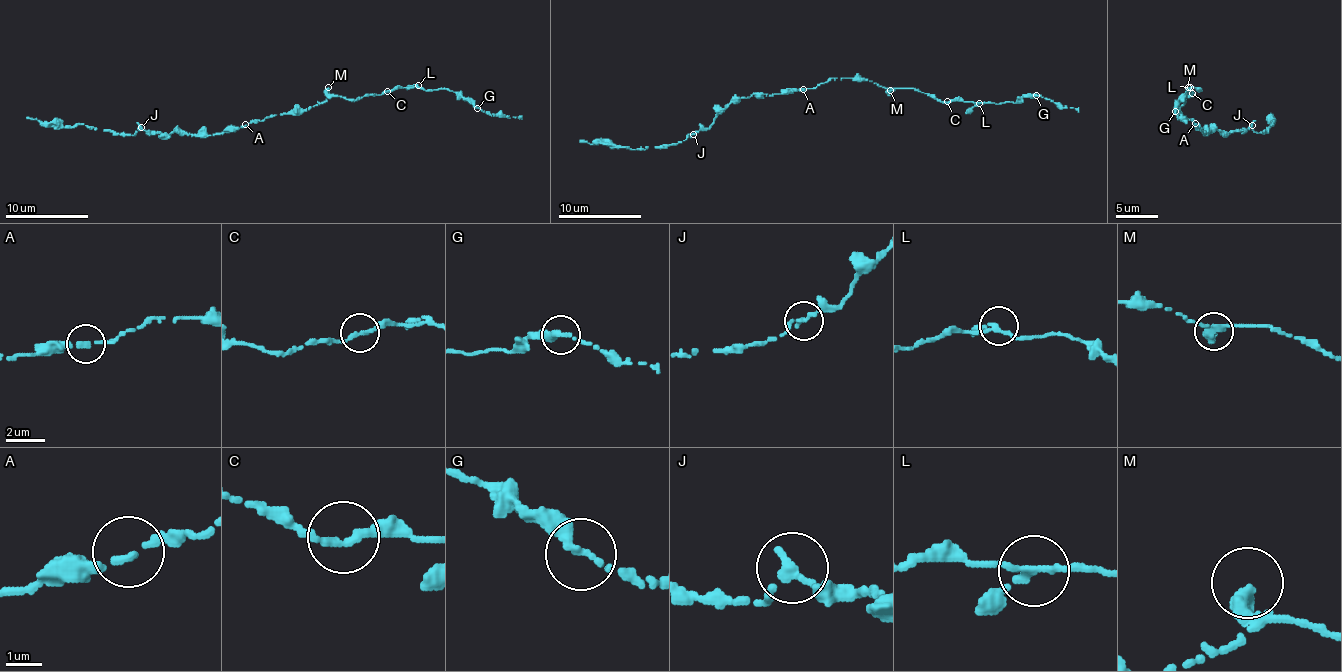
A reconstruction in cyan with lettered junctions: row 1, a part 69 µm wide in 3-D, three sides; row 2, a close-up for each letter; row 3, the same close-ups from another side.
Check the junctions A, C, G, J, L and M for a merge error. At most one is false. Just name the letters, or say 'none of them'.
J

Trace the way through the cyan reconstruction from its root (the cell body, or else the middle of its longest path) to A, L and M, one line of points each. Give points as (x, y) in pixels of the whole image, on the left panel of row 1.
A: (266, 118), (245, 124)
L: (266, 118), (277, 114), (301, 114), (334, 95), (359, 100), (365, 95), (380, 95), (399, 87), (418, 85)
M: (266, 118), (277, 114), (301, 114), (328, 97), (328, 87)

